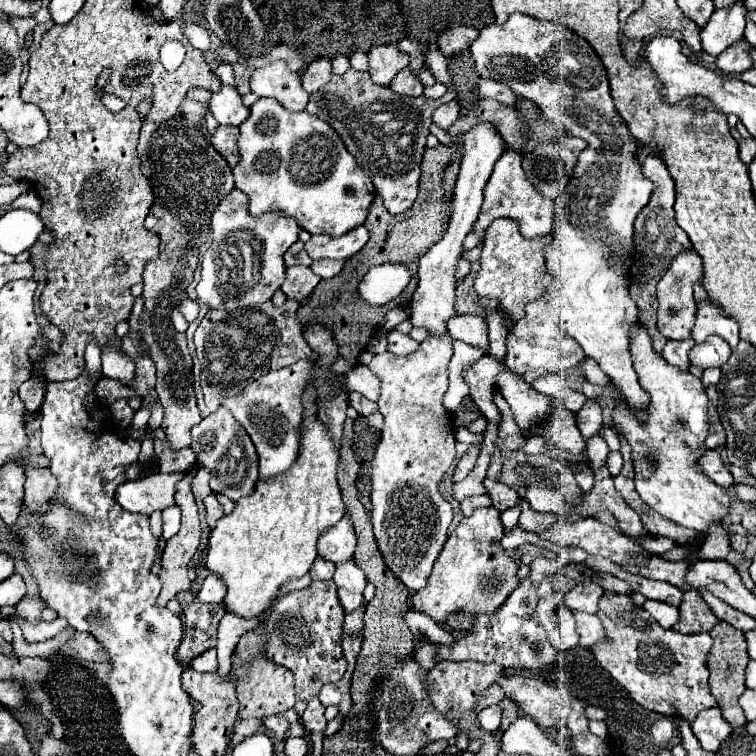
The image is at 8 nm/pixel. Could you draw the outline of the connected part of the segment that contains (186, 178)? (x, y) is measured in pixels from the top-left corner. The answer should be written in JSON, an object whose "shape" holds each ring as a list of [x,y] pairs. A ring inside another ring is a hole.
{"shape":[[[168,121],[164,125],[144,125],[142,135],[138,141],[138,153],[142,159],[142,171],[150,177],[152,189],[156,195],[156,201],[146,217],[146,229],[156,233],[160,237],[162,245],[162,255],[156,261],[150,261],[144,269],[144,313],[142,313],[142,327],[140,333],[150,349],[150,357],[156,363],[158,369],[158,383],[156,391],[160,397],[160,403],[164,405],[164,421],[162,429],[168,437],[168,443],[174,449],[190,447],[190,429],[202,419],[200,411],[196,407],[196,397],[192,389],[192,357],[186,349],[186,335],[176,333],[172,323],[170,323],[170,313],[174,311],[180,295],[184,289],[192,283],[192,273],[198,267],[198,255],[202,243],[208,239],[210,231],[210,211],[224,195],[228,195],[234,189],[234,179],[232,179],[232,169],[228,167],[226,159],[210,145],[208,137],[202,135],[202,129],[196,129],[190,121]]]}

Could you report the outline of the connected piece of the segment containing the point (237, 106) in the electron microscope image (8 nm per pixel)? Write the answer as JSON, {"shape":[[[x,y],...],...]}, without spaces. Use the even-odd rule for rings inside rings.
{"shape":[[[222,85],[222,89],[212,95],[210,111],[214,111],[214,119],[220,125],[240,125],[250,115],[248,107],[240,101],[240,93],[230,85]]]}

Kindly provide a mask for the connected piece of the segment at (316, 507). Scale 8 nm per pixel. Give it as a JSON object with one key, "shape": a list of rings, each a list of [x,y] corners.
{"shape":[[[306,389],[304,399],[308,399],[306,417],[302,423],[302,441],[300,441],[300,455],[298,463],[286,471],[286,475],[278,475],[268,481],[258,481],[252,495],[246,499],[236,501],[236,509],[230,515],[224,515],[210,533],[206,567],[210,573],[218,575],[226,585],[228,593],[222,601],[228,613],[234,613],[242,619],[258,617],[278,595],[284,583],[292,579],[300,579],[308,573],[310,565],[316,559],[316,543],[318,537],[334,527],[344,515],[344,501],[340,497],[340,487],[336,483],[336,465],[338,465],[338,449],[334,447],[330,433],[316,421],[316,405],[314,405],[314,391]]]}

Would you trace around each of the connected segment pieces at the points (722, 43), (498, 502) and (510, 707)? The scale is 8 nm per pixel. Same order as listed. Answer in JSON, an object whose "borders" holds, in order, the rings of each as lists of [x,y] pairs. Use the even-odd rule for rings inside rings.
{"borders":[[[[738,1],[734,7],[716,9],[708,25],[700,31],[702,51],[712,57],[718,57],[732,43],[744,39],[744,27],[746,27],[744,13],[746,7],[742,1]]],[[[488,477],[484,479],[484,485],[488,489],[488,495],[492,497],[492,505],[498,511],[506,511],[506,509],[510,509],[510,507],[514,507],[518,503],[518,493],[512,487],[508,487],[508,485],[500,483],[500,481],[488,479]]],[[[502,699],[500,707],[504,709],[504,721],[502,721],[502,731],[506,731],[516,719],[518,719],[518,707],[514,707],[514,703],[510,703],[510,699]]]]}

